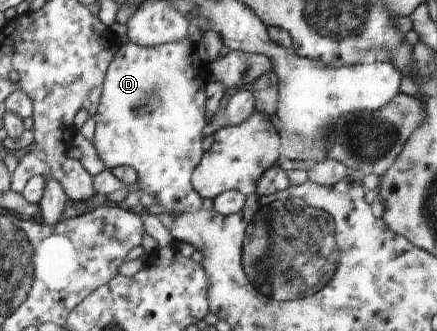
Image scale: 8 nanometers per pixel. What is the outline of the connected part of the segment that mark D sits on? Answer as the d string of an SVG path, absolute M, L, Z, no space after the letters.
M188 36L181 41L160 46L140 46L130 41L116 51L103 82L103 91L95 120L94 152L108 170L129 166L137 174L142 192L155 196L158 204L170 214L199 211L203 197L193 186L193 173L204 157L202 131L208 123L206 117L206 85L211 80L210 62L202 61L196 43Z

